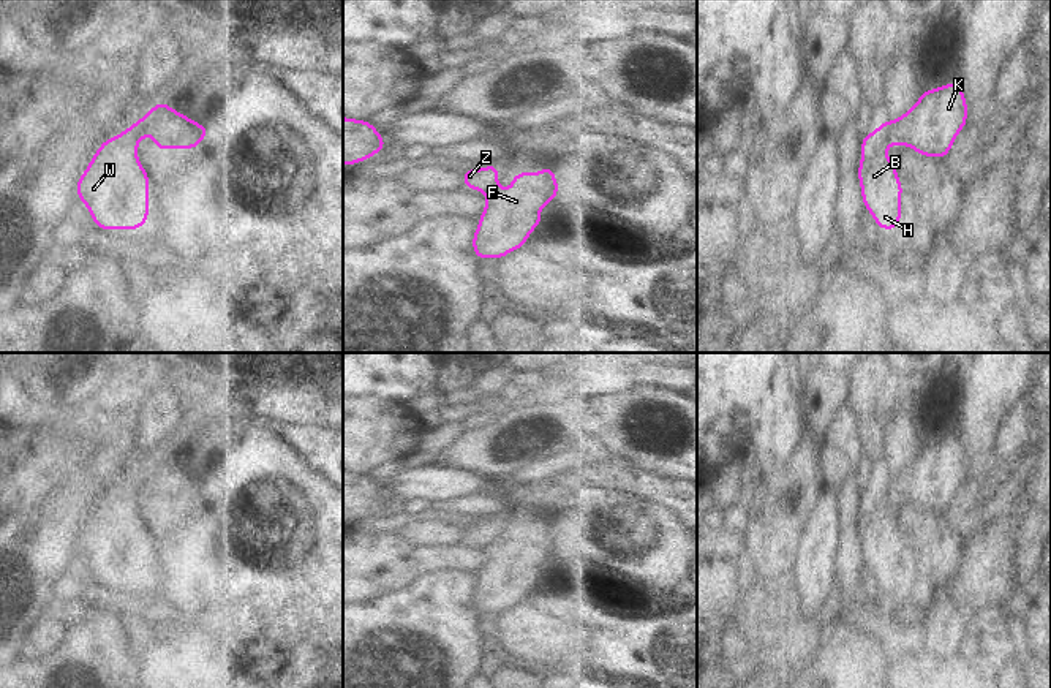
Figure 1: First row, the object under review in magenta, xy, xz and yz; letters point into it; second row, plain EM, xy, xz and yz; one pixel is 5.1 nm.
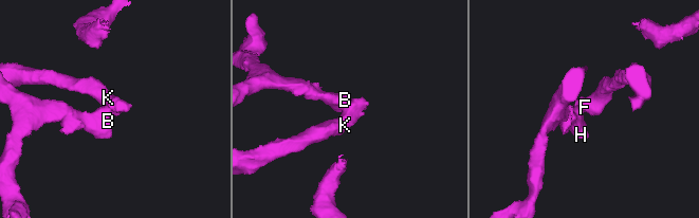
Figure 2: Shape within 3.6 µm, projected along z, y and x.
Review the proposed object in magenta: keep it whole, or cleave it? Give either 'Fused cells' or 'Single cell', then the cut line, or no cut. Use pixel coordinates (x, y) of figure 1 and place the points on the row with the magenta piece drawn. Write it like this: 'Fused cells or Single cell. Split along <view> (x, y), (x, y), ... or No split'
Fused cells. Split along yz (879, 127), (889, 143)

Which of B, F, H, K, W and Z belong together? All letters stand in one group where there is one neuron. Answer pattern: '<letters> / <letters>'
B H W Z / F K

